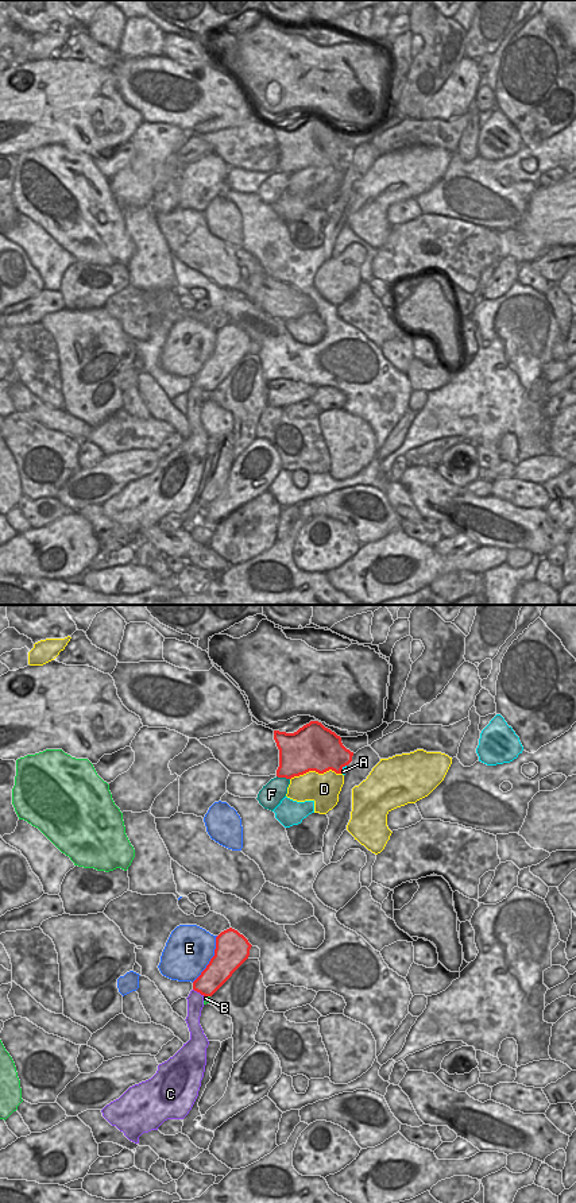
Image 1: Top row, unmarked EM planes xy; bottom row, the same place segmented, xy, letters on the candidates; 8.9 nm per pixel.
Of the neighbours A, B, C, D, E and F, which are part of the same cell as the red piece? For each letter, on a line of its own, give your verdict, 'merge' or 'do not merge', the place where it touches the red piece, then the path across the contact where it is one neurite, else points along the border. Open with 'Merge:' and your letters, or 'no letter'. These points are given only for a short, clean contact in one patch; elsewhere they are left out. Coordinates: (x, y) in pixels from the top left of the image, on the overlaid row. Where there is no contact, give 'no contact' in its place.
Merge: no letter
A: do not merge | xy (341, 768)
B: do not merge | xy (207, 995) | along xy (204, 995), (209, 997)
C: do not merge | xy (198, 991)
D: do not merge | xy (314, 770)
E: do not merge | xy (211, 959)
F: do not merge | xy (283, 777) | along xy (277, 775), (289, 779)

